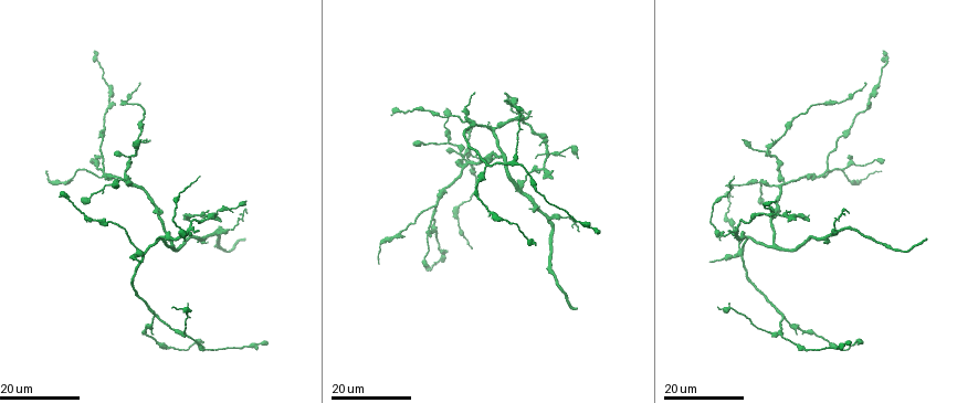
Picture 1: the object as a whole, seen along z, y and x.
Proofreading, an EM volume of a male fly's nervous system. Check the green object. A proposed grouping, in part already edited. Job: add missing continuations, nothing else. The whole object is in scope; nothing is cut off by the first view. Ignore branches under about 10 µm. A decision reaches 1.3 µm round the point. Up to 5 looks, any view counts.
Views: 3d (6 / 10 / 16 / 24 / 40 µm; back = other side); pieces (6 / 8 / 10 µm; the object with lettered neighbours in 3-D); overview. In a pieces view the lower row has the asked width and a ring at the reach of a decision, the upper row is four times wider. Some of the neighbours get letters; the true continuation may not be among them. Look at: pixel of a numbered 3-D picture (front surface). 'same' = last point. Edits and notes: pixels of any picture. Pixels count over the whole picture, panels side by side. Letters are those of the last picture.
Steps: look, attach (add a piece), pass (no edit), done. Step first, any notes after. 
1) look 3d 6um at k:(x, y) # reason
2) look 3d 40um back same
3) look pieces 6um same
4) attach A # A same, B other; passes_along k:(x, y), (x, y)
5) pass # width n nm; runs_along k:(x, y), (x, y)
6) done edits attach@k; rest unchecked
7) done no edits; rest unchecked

look 3d 16um at 1:(884, 51)

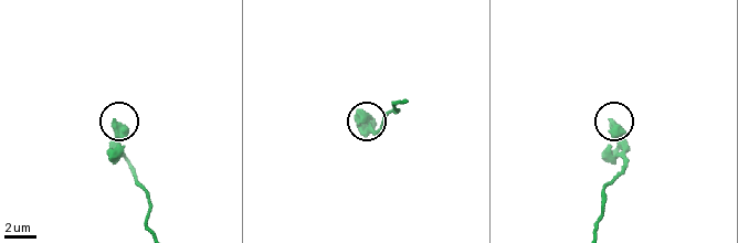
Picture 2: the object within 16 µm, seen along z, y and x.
look pieces 6um at 2:(115, 121)

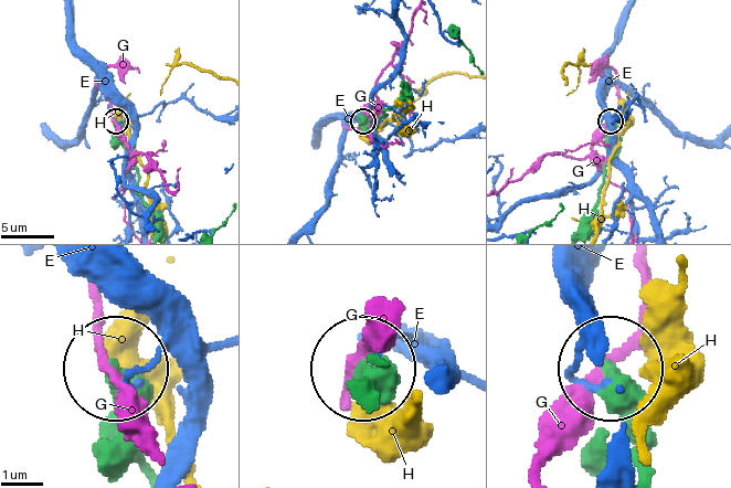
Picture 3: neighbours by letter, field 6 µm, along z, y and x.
pass # E other, G other, H other; runs_along 3:(145, 468), (116, 377); no lettered piece goes on from it

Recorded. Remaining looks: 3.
look 3d 24um at 1:(149, 139) # thin end

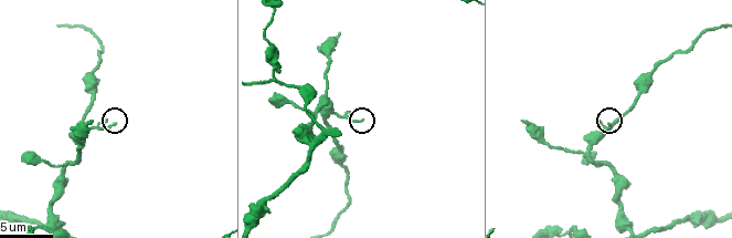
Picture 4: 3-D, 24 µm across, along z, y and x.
look pieces 6um at 4:(113, 123) # what lies round it

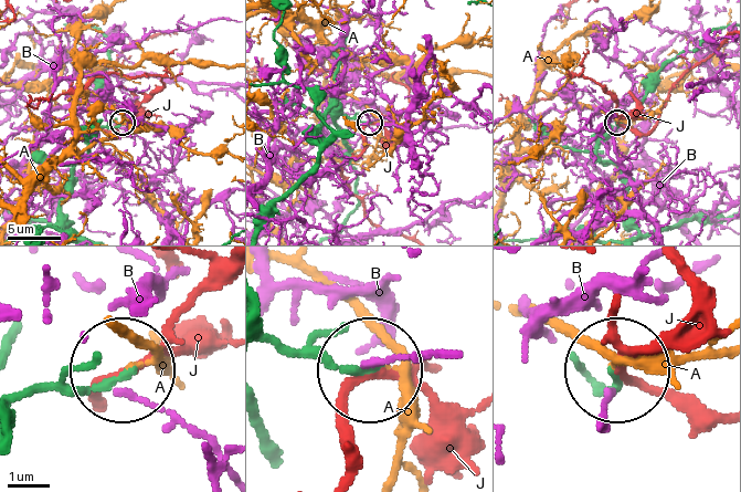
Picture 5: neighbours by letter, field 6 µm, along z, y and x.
pass # A other, B other, J other; runs_along 5:(22, 402), (114, 374); none of them fits

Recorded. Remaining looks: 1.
done no edits; rest unchecked

